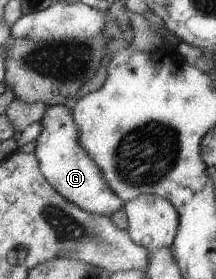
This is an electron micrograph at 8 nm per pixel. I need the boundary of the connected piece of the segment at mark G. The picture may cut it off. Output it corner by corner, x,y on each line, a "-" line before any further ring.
70,105
50,106
45,109
44,116
39,122
42,124
40,130
42,134
38,134
33,152
38,160
39,172
48,185
66,202
74,204
76,208
88,214
109,217
116,210
122,209
124,202
108,188
100,170
88,158
88,154
78,146
76,126
72,122
71,113

